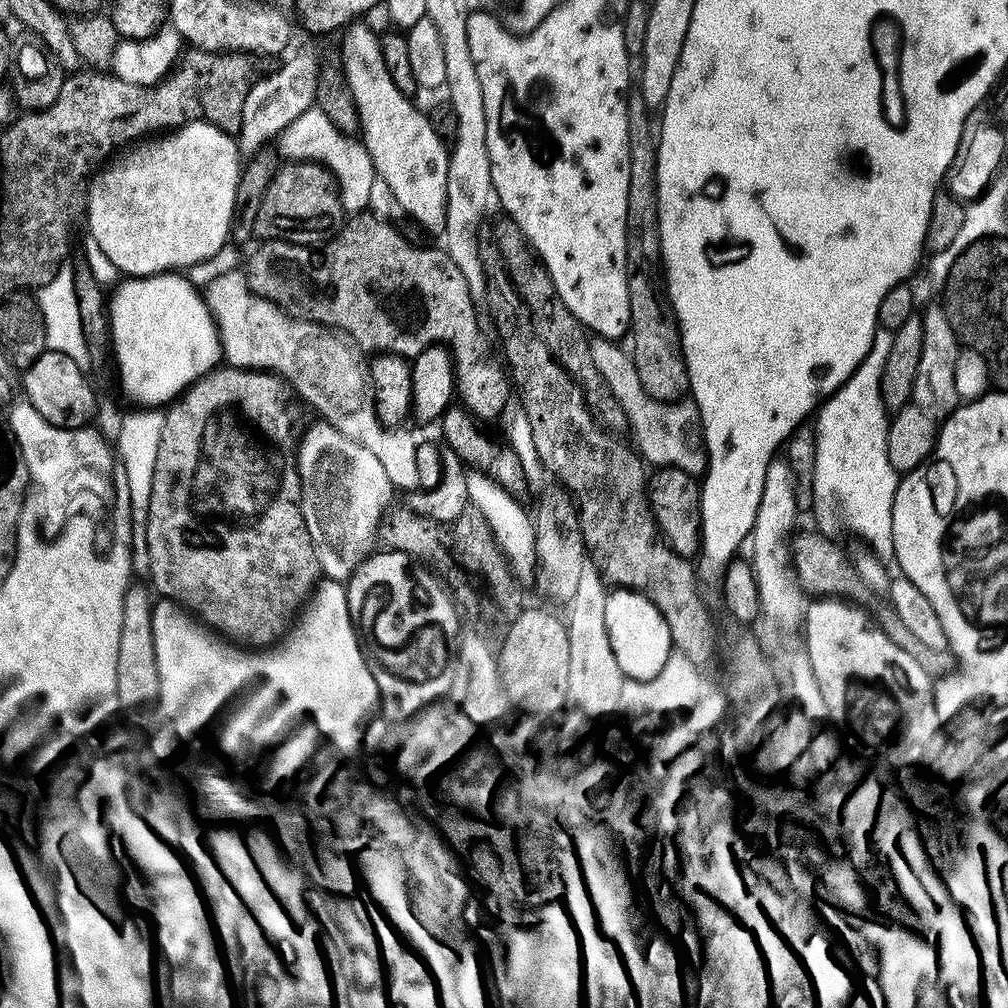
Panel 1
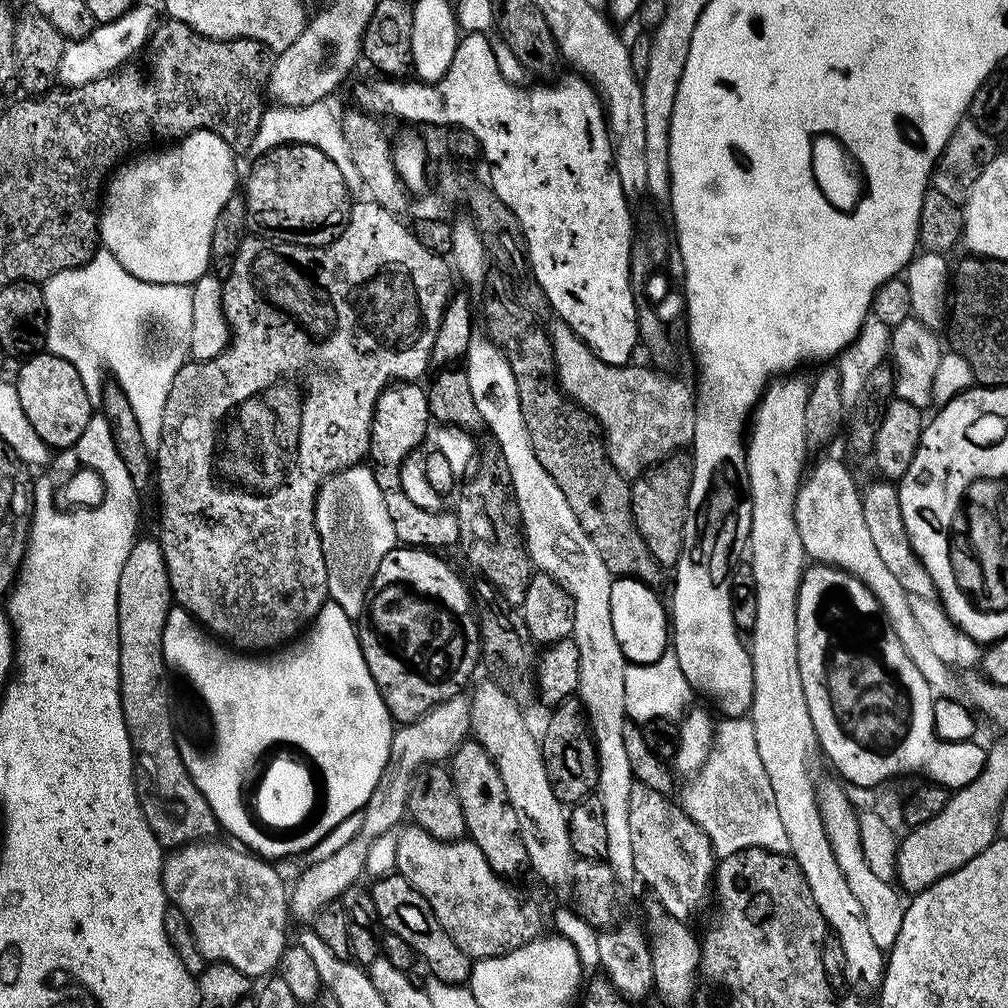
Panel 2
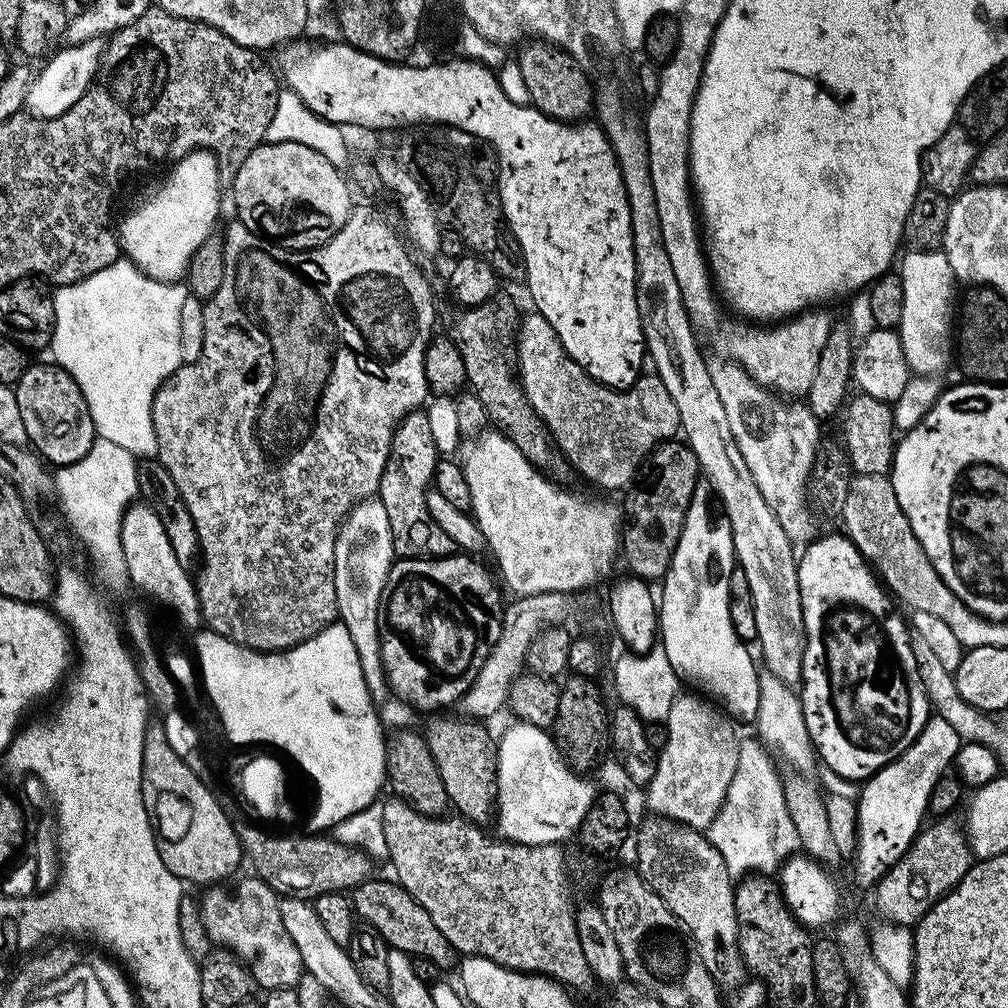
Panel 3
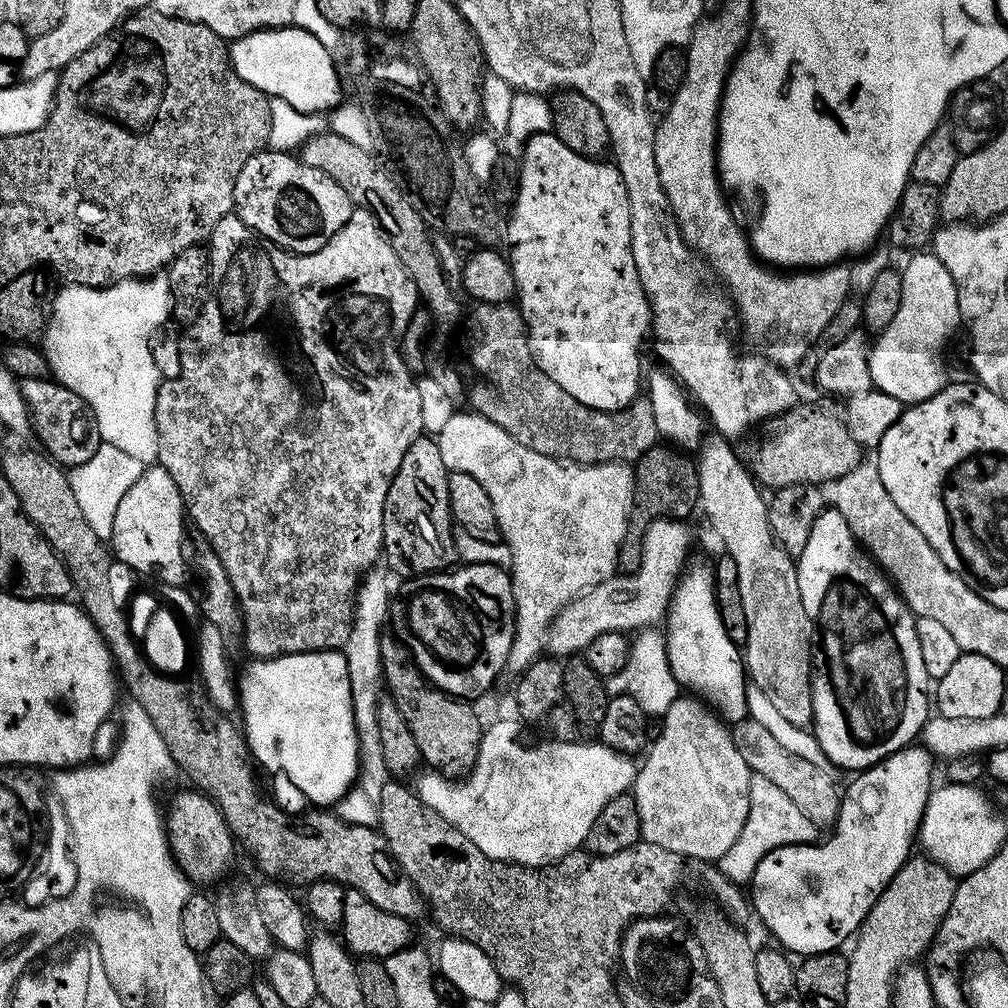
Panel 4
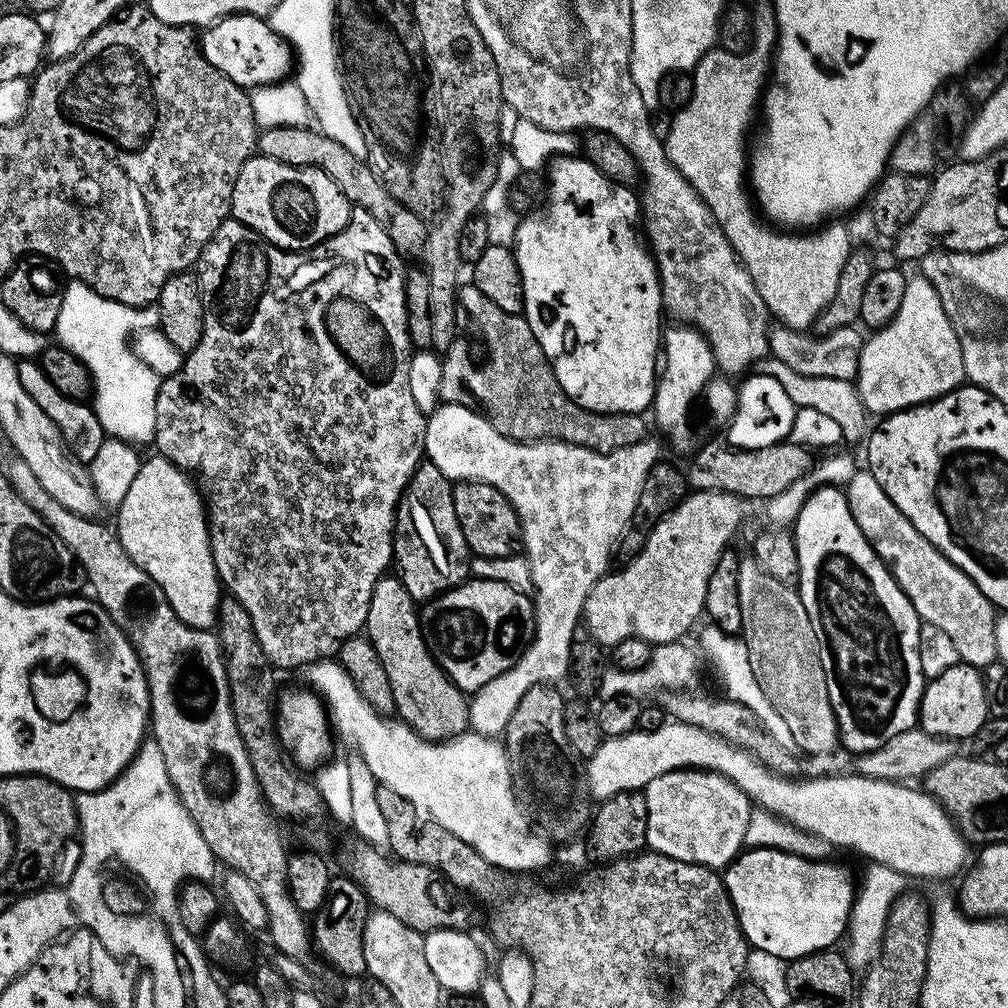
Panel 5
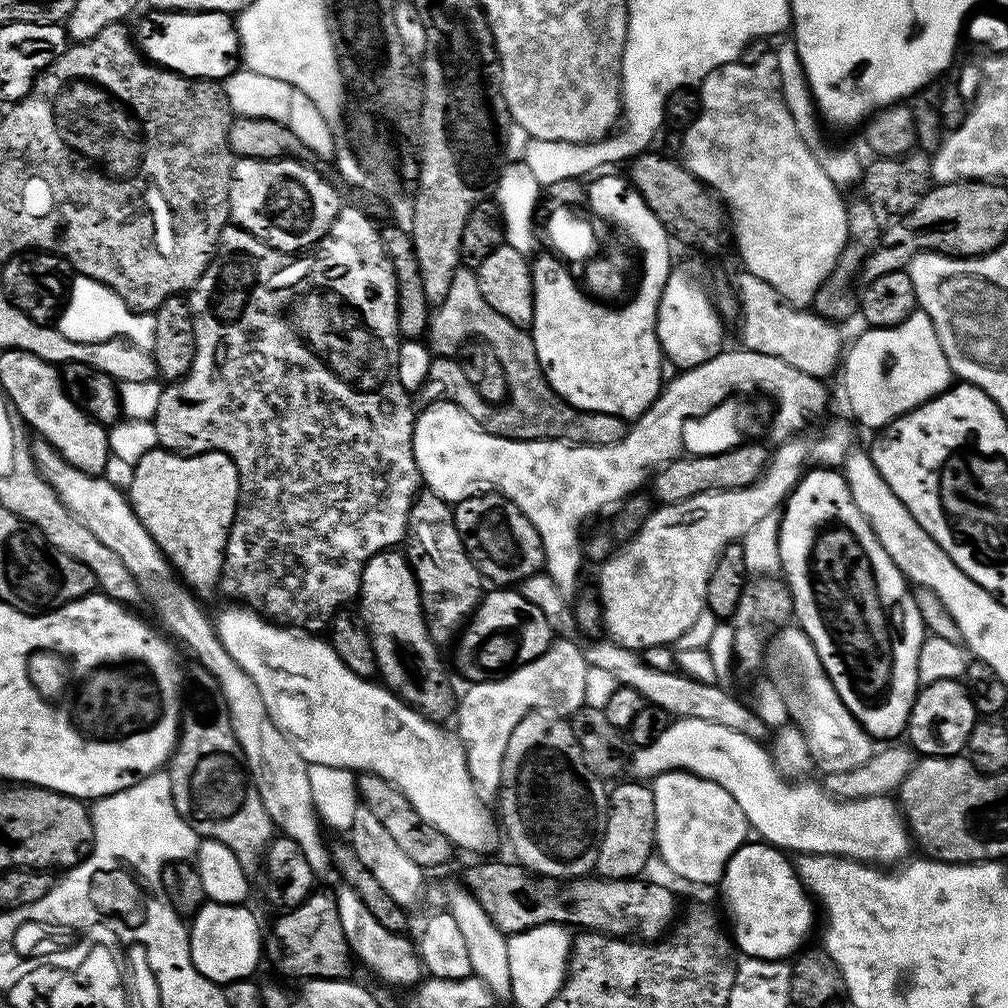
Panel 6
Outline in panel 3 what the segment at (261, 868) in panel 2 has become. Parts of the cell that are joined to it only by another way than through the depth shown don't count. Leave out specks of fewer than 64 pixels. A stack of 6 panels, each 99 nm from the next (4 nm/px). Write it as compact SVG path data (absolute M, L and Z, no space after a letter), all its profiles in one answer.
M248 874L245 880L237 884L223 882L211 885L205 896L199 897L202 910L202 922L206 922L206 934L210 934L213 945L228 948L249 968L250 974L256 979L257 985L265 991L277 988L294 988L305 969L296 944L284 928L280 914L280 898L276 890L255 874Z

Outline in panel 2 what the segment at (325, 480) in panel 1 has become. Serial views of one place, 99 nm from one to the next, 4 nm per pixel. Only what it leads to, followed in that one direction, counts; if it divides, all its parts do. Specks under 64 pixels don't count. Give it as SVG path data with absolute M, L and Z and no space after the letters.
M345 466L332 473L316 494L315 529L320 535L320 545L324 555L324 565L328 575L328 595L331 603L342 606L353 622L365 615L368 603L368 587L372 584L372 575L378 570L382 558L391 548L397 547L398 533L386 510L384 494L379 489L375 474L368 466Z

